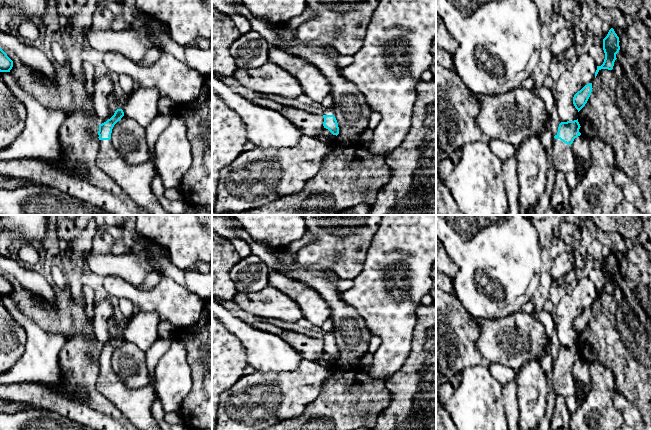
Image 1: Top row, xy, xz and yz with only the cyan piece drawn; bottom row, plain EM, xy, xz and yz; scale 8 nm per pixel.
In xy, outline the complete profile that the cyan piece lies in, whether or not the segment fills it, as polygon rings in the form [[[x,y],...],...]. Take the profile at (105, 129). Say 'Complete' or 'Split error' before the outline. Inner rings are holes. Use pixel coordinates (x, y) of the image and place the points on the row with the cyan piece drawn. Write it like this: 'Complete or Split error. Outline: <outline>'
Split error. Outline: [[[117,109],[110,119],[99,125],[99,151],[96,166],[139,207],[147,210],[149,215],[171,215],[162,208],[159,198],[153,194],[151,189],[155,176],[154,163],[150,160],[145,164],[130,165],[112,144],[112,129],[123,116],[123,110]]]

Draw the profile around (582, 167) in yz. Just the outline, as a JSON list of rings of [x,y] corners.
[[[575,156],[575,163],[576,163],[576,169],[575,169],[575,172],[579,178],[579,180],[581,180],[586,172],[588,171],[589,167],[590,167],[590,163],[587,163],[587,162],[584,162],[584,161],[581,161],[577,156]]]

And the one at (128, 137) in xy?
[[[123,116],[114,125],[111,141],[115,150],[130,165],[145,164],[151,160],[146,130],[131,118]]]

